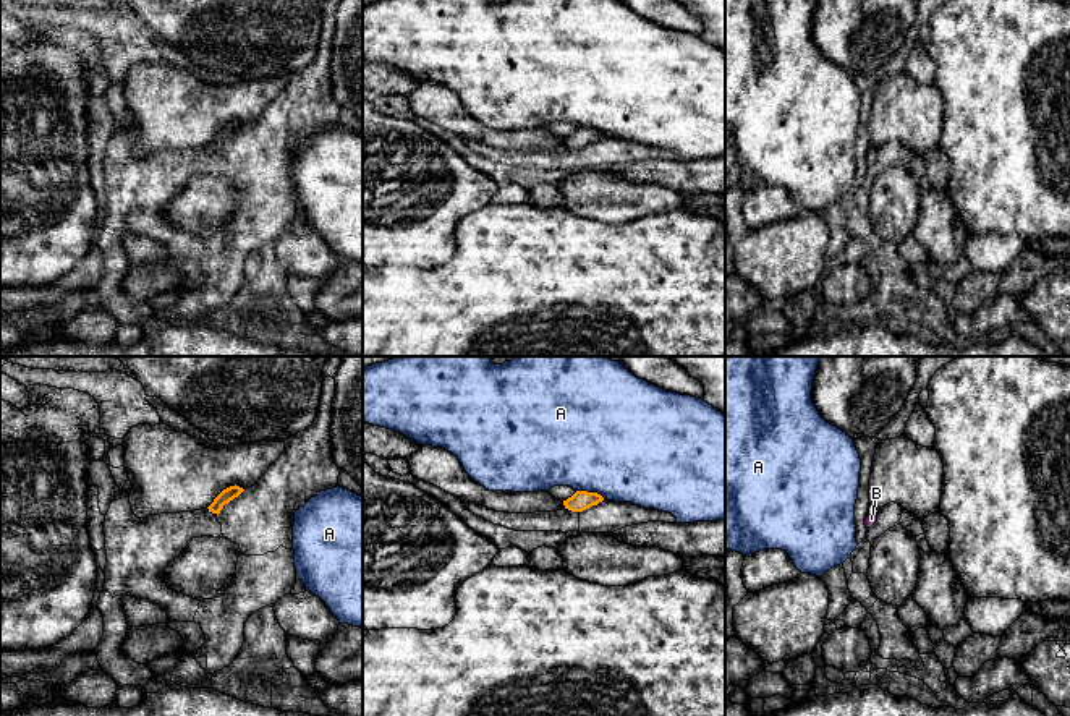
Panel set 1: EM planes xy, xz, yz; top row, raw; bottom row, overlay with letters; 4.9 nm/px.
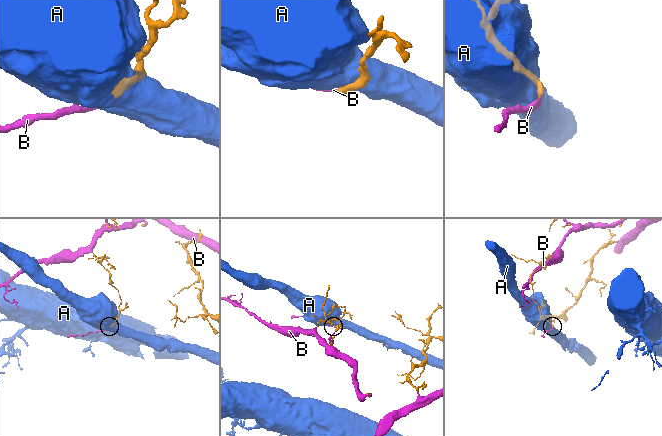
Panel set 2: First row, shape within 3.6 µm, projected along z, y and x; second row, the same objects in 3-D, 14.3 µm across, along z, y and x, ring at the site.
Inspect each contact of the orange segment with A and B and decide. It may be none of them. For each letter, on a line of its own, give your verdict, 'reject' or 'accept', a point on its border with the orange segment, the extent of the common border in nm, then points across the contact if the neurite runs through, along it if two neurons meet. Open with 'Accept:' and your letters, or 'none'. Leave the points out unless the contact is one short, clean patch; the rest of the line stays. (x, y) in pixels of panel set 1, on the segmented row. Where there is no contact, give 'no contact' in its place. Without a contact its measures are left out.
Accept: B
A: reject | xz (591, 493) | 150 nm
B: accept | yz (873, 512) | 40 nm

